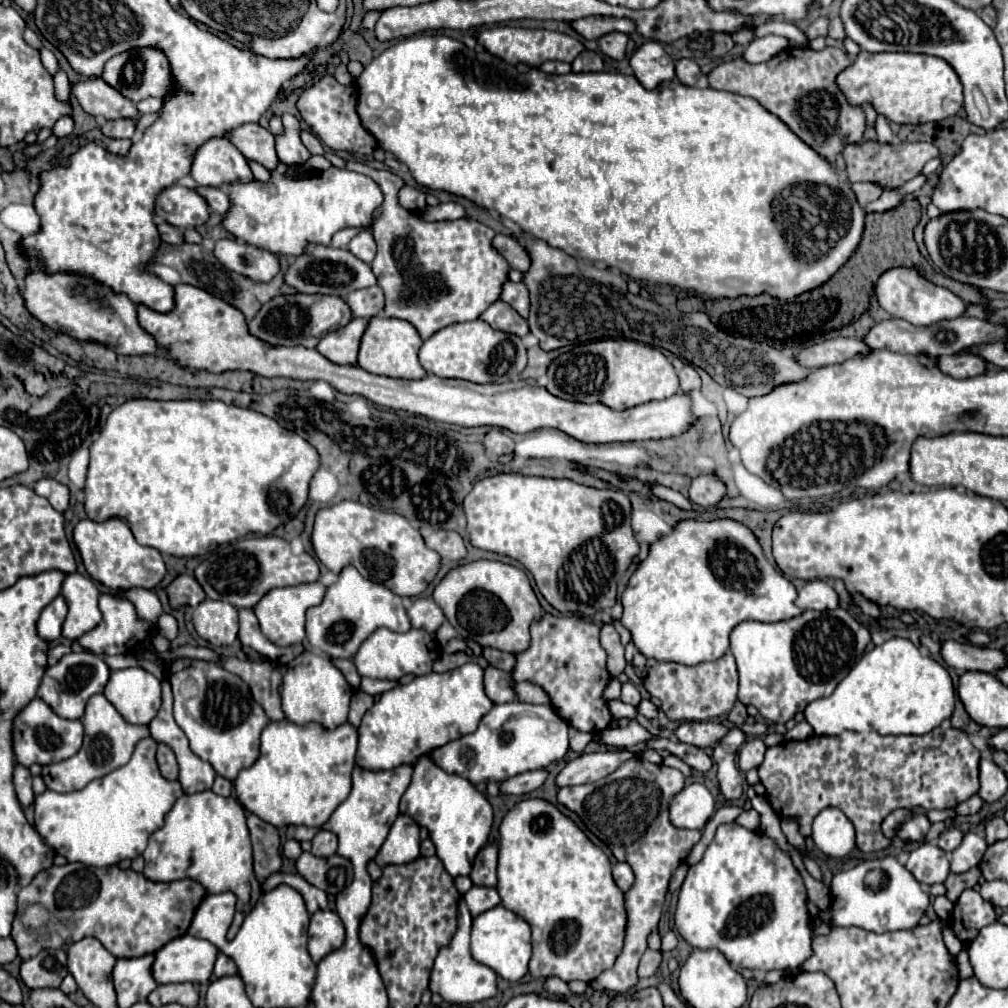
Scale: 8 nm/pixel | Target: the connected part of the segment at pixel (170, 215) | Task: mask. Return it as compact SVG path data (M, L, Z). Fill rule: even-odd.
M173 184L157 196L155 214L185 230L205 224L209 220L209 206L197 190Z

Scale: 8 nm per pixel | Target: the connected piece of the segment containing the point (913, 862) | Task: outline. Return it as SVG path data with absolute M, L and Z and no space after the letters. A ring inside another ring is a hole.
M921 844L911 852L907 868L923 886L945 882L949 876L947 852L935 844Z

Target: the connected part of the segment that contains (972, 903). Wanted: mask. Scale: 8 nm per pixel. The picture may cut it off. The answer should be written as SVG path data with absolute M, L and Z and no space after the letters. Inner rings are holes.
M965 890L959 900L955 902L955 910L953 910L953 916L949 920L949 926L953 928L955 936L963 942L963 944L969 944L971 940L975 940L977 932L995 922L995 910L993 910L993 904L989 904L987 900L981 898L979 892L975 890Z

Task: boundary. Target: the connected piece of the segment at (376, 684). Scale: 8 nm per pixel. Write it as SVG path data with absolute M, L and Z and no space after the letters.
M361 678L361 690L367 692L367 694L383 694L387 692L389 688L397 686L397 682L389 682L389 680L373 680L373 678Z

